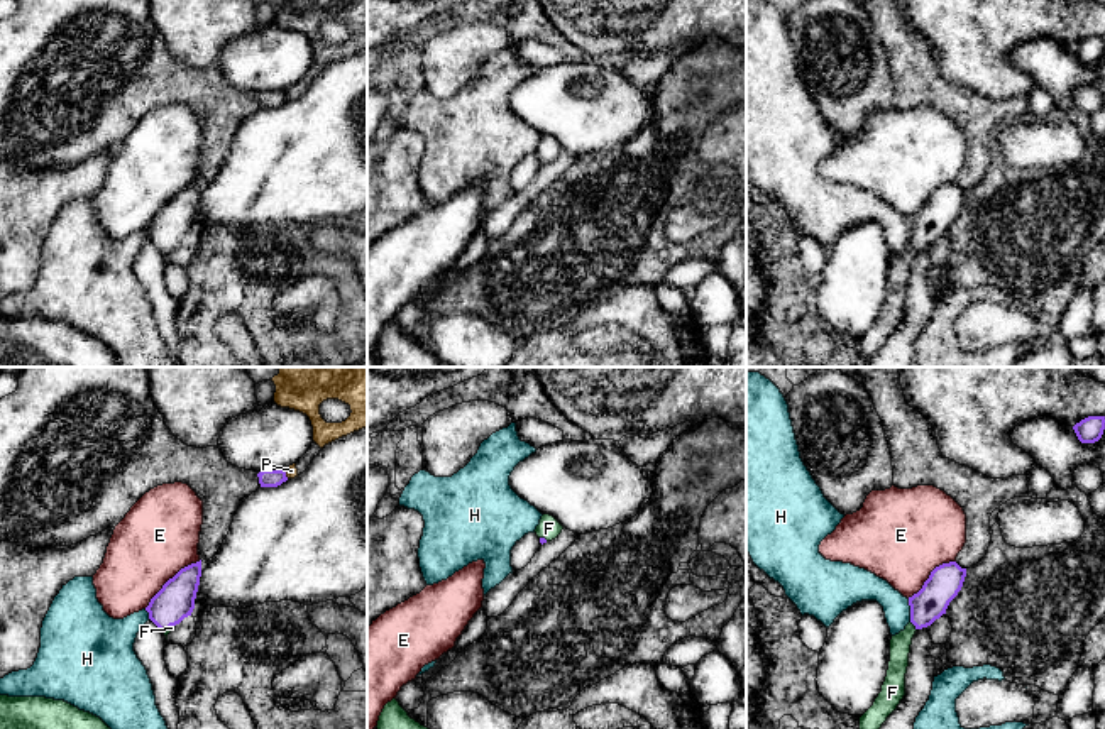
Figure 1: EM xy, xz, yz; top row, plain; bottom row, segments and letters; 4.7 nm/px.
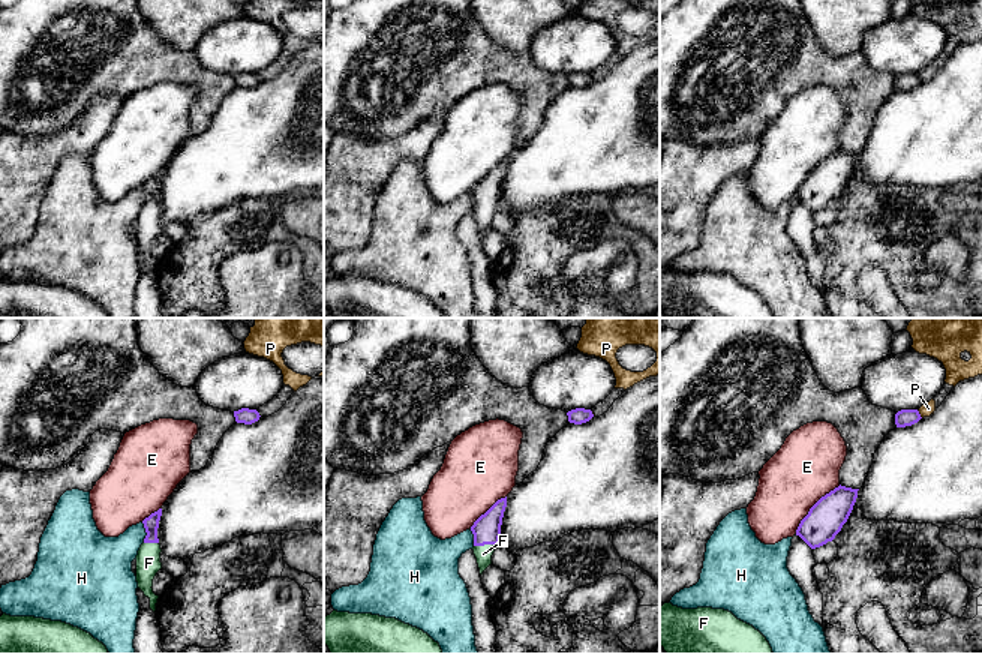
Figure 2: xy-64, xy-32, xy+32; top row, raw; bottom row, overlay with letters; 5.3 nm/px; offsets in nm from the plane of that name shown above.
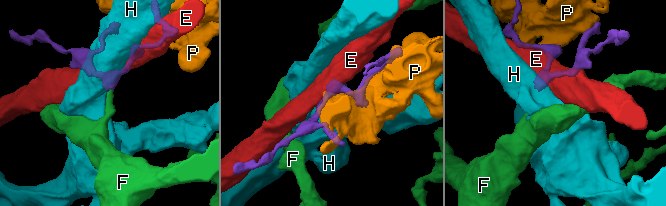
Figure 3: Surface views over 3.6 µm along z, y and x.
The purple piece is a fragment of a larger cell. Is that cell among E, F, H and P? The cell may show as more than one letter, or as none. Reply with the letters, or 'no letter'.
F

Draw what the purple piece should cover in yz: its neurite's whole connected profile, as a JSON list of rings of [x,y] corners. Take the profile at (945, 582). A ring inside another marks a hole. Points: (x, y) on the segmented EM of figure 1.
[[[956,562],[936,567],[922,589],[909,597],[910,622],[890,639],[890,661],[882,692],[873,705],[860,717],[860,729],[880,729],[905,695],[905,673],[912,638],[917,629],[931,626],[946,614],[949,602],[958,595],[966,568]]]

